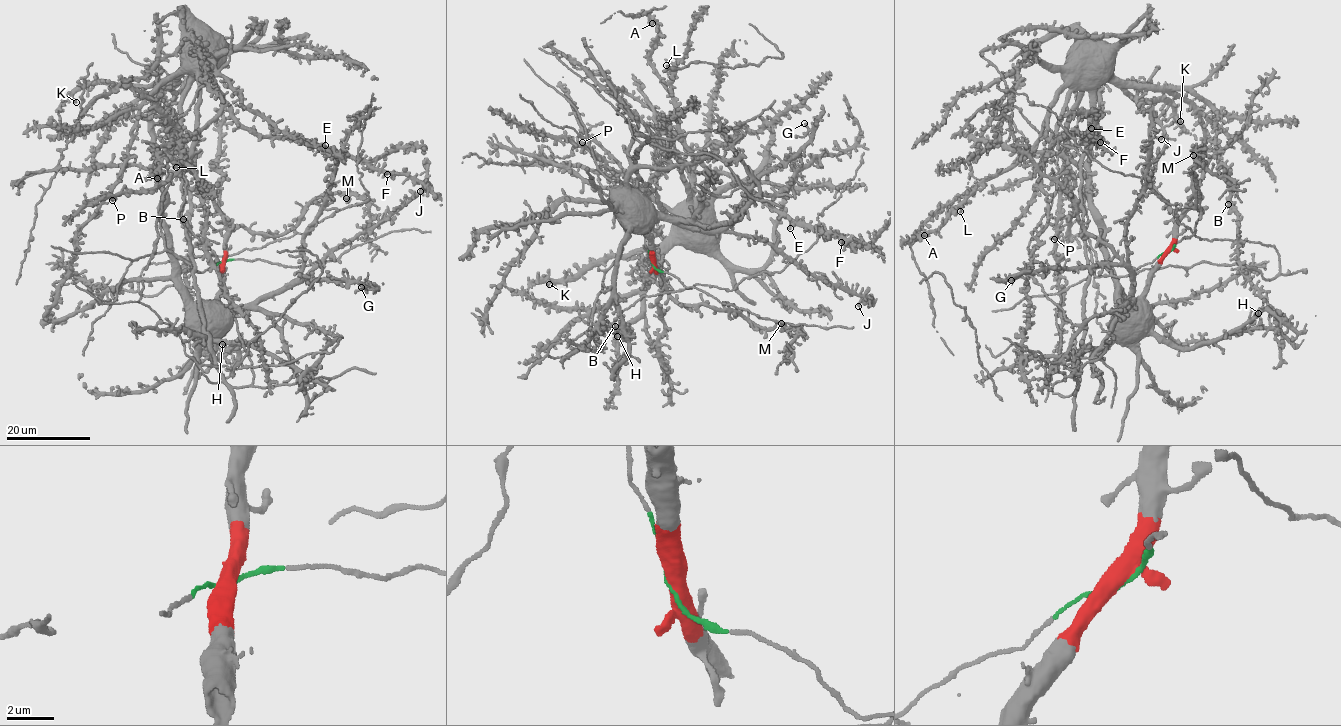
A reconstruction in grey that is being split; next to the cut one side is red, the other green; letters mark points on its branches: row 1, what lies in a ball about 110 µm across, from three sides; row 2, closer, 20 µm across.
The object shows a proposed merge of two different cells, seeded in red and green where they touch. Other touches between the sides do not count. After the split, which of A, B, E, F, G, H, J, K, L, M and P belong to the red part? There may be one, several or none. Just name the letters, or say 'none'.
G, H, J, M

